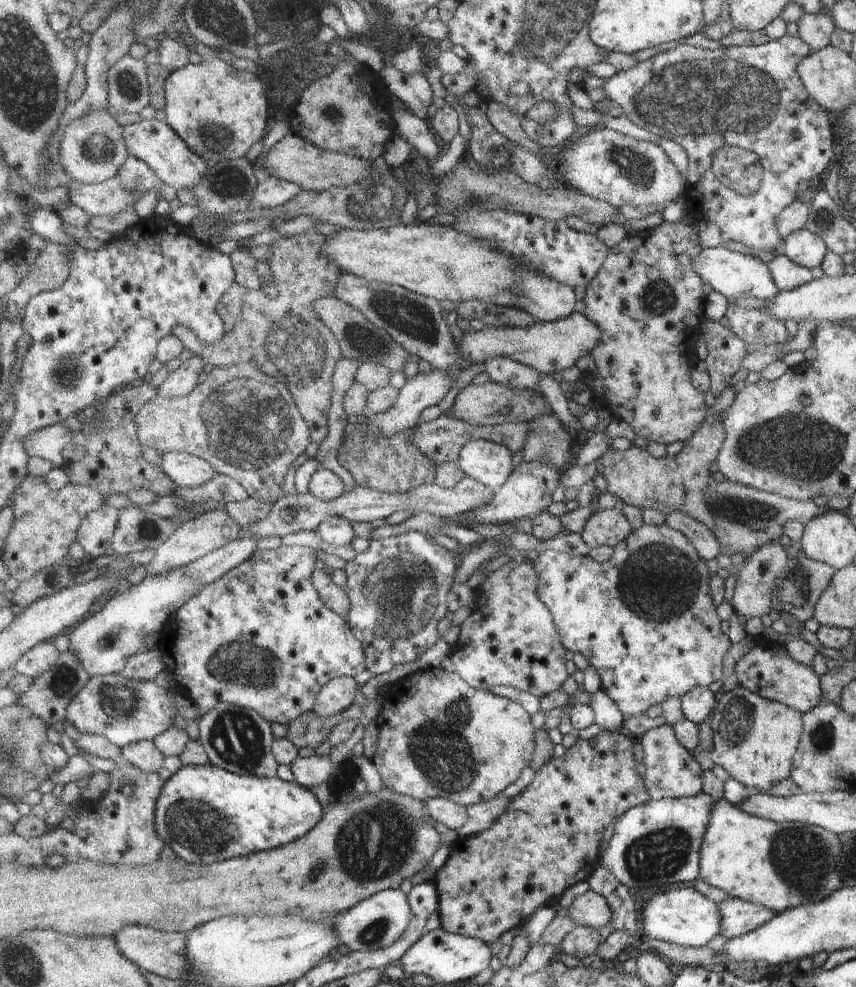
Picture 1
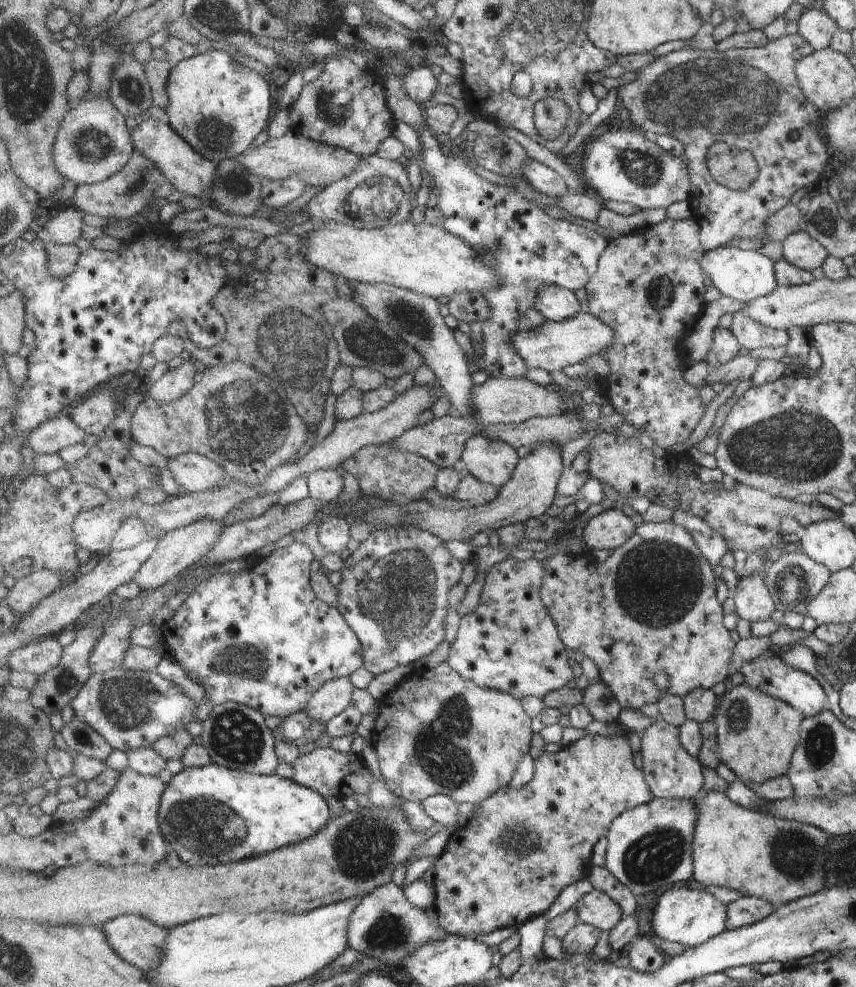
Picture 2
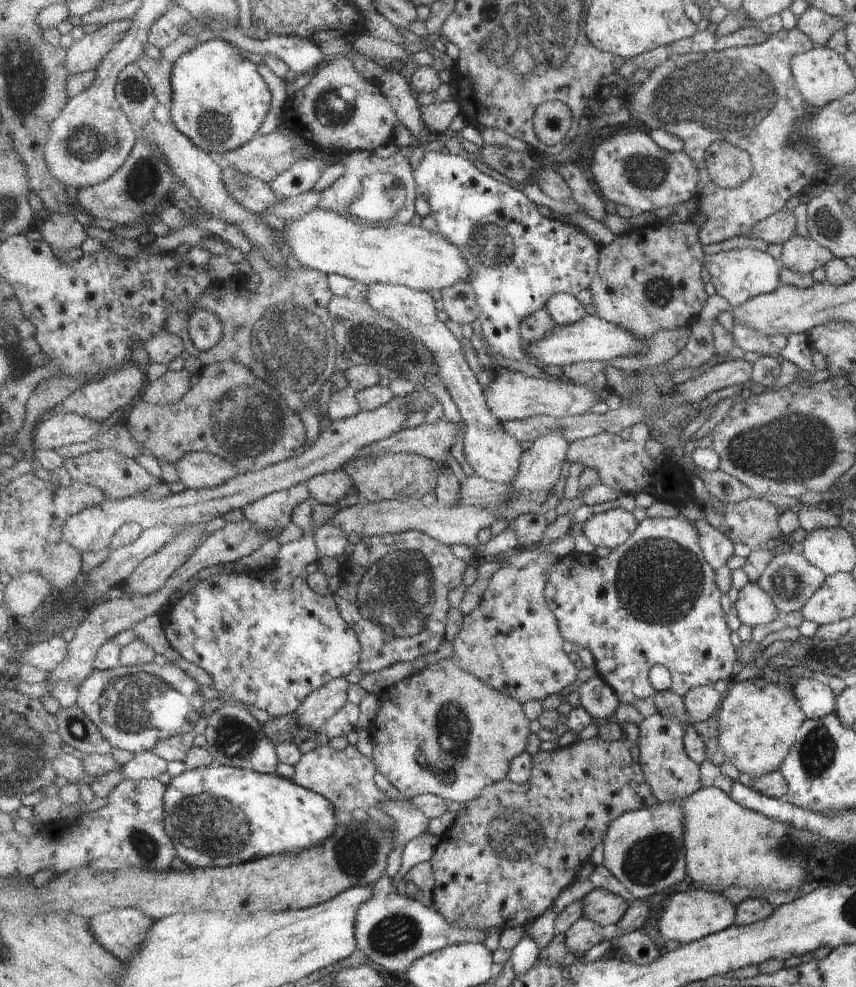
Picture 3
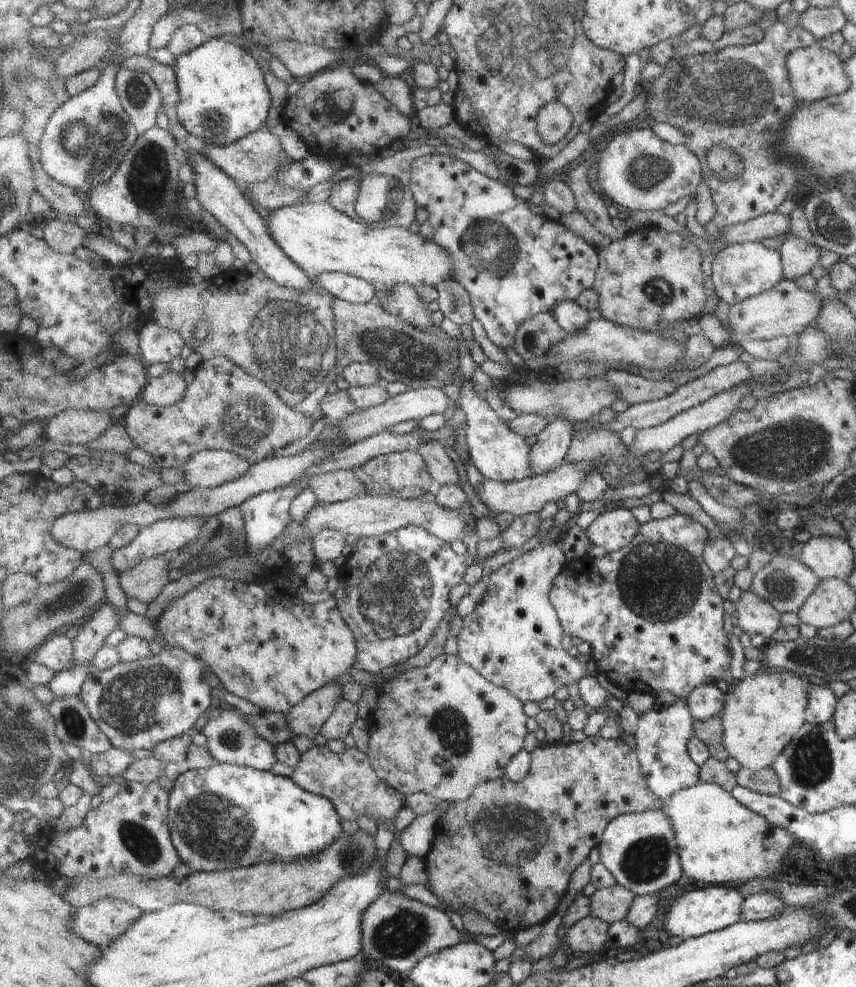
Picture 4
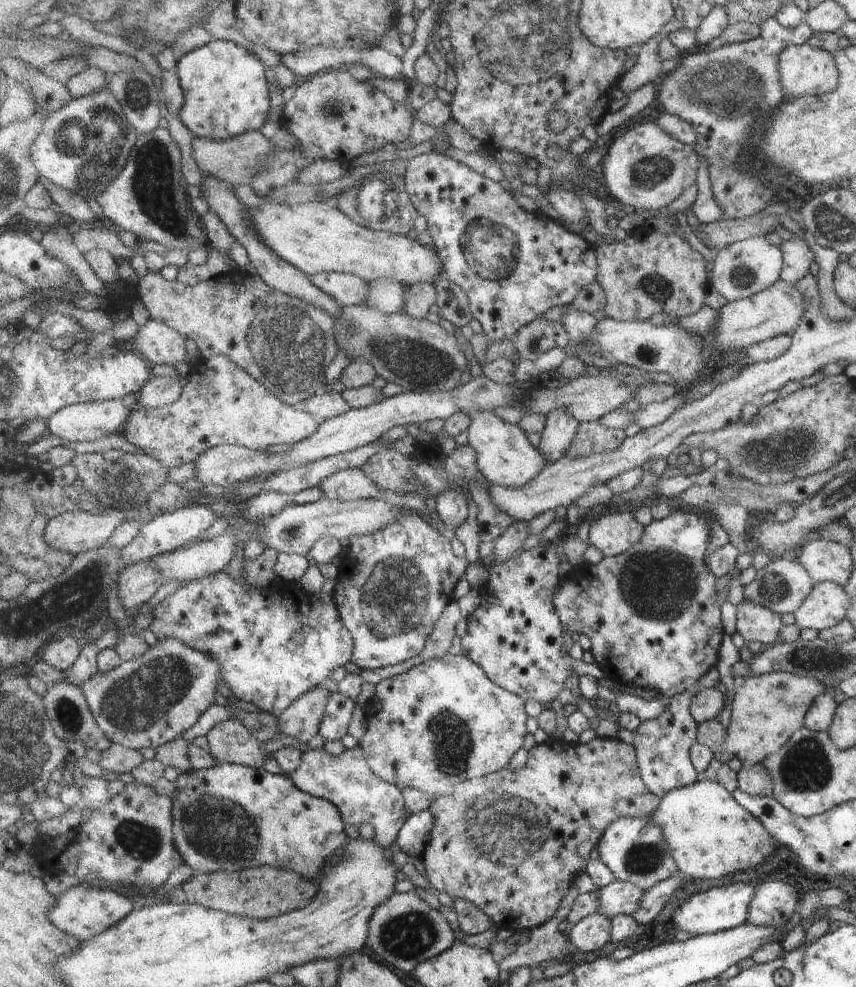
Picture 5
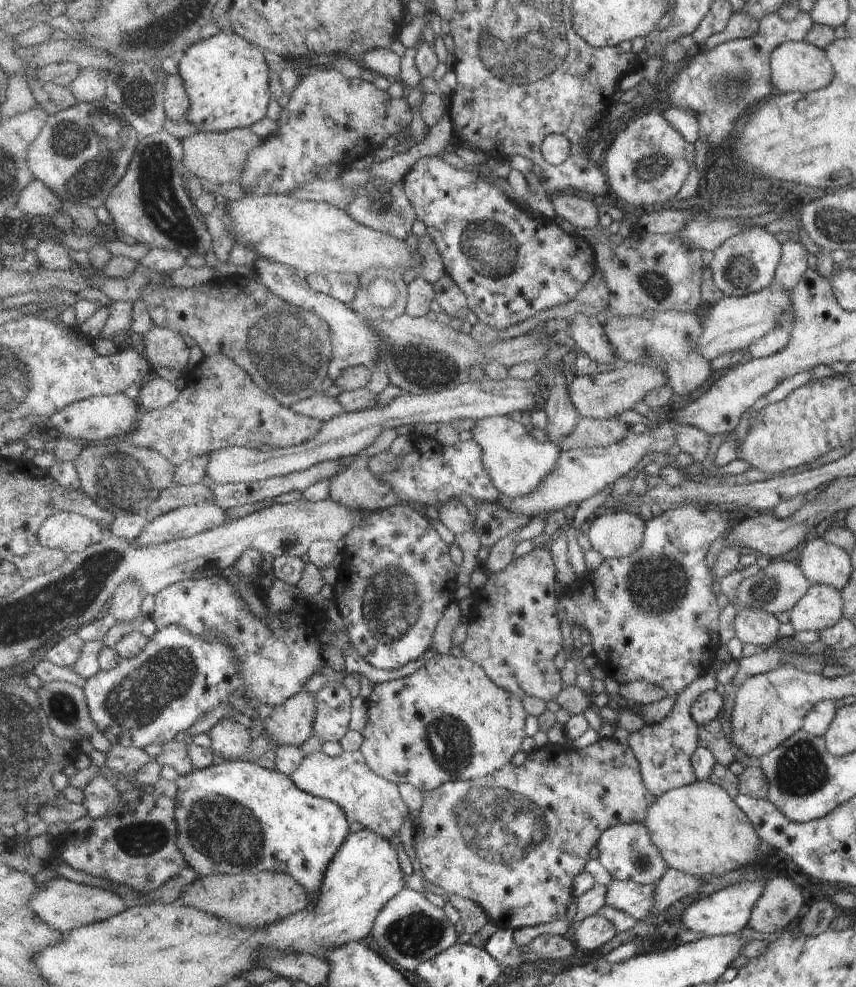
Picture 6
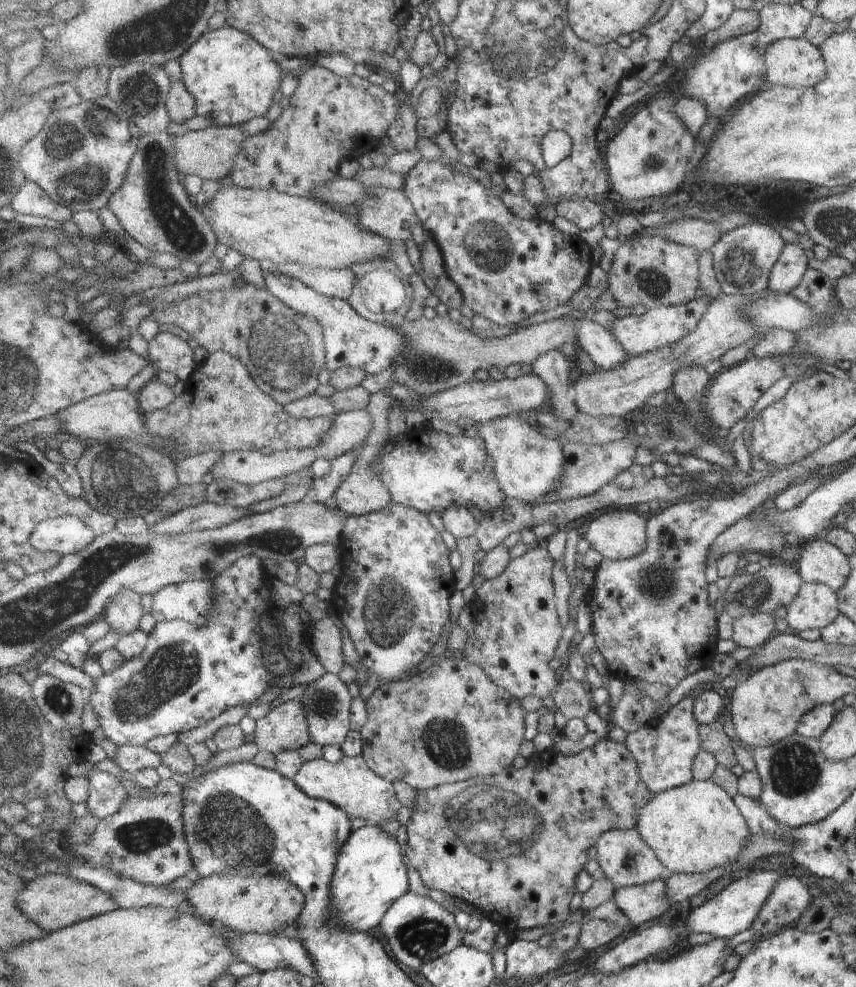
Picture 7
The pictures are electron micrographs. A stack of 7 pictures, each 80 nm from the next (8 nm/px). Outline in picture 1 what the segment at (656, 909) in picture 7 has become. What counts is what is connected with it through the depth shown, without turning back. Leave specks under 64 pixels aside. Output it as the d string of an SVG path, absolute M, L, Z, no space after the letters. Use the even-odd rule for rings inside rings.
M593 890L577 896L562 913L567 913L578 926L596 929L611 923L613 916L607 899Z

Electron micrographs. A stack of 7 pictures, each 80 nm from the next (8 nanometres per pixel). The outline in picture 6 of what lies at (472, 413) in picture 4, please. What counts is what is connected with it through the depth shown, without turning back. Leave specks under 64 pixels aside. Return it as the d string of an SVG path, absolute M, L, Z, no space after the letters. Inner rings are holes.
M487 417L475 422L471 429L473 440L484 450L484 467L493 484L504 495L520 497L536 491L540 484L556 470L560 460L561 448L555 442L537 442L531 438L529 429L521 422L507 417Z

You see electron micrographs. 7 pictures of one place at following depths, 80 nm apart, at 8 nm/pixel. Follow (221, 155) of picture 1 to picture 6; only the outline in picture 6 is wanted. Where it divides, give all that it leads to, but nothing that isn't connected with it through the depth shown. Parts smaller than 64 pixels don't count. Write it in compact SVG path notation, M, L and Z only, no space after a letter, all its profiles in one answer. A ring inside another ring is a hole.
M237 33L213 35L195 43L183 56L178 58L180 76L191 99L186 121L194 124L201 133L224 133L235 129L249 129L255 122L267 116L267 106L271 102L271 84L269 66L265 62L263 49L250 43Z

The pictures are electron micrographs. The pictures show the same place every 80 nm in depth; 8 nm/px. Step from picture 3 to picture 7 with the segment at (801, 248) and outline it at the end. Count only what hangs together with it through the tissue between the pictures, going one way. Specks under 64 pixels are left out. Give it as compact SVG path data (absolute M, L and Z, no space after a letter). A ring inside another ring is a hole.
M784 244L775 264L769 270L767 289L788 294L799 284L807 268L804 250L796 244Z

